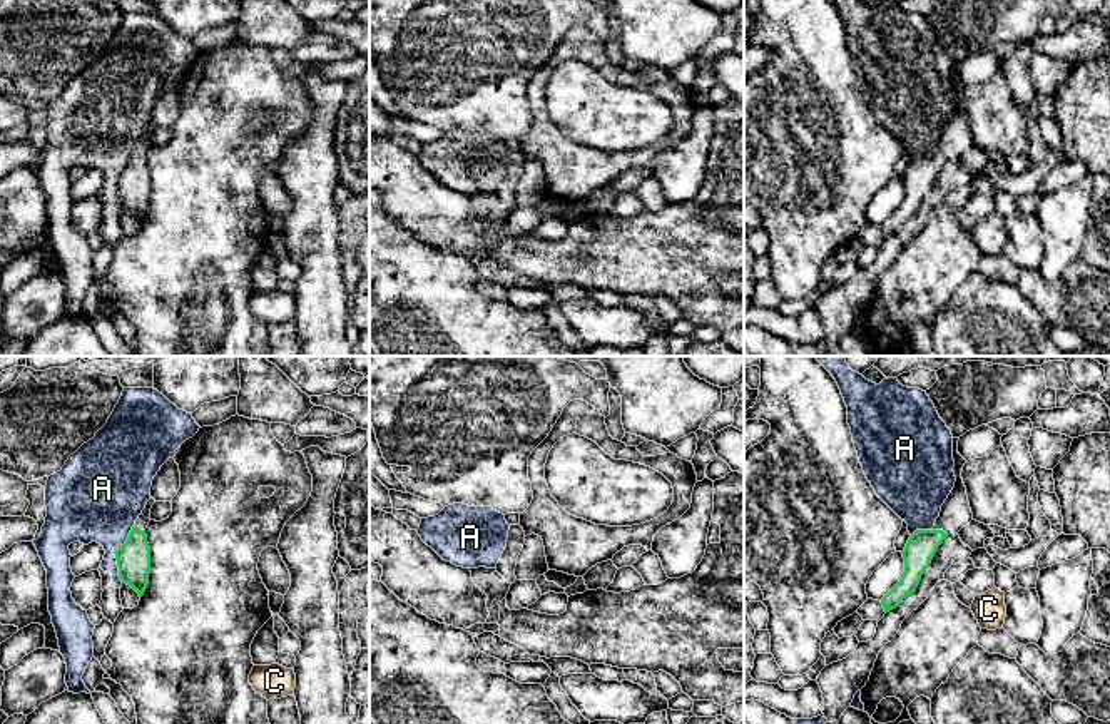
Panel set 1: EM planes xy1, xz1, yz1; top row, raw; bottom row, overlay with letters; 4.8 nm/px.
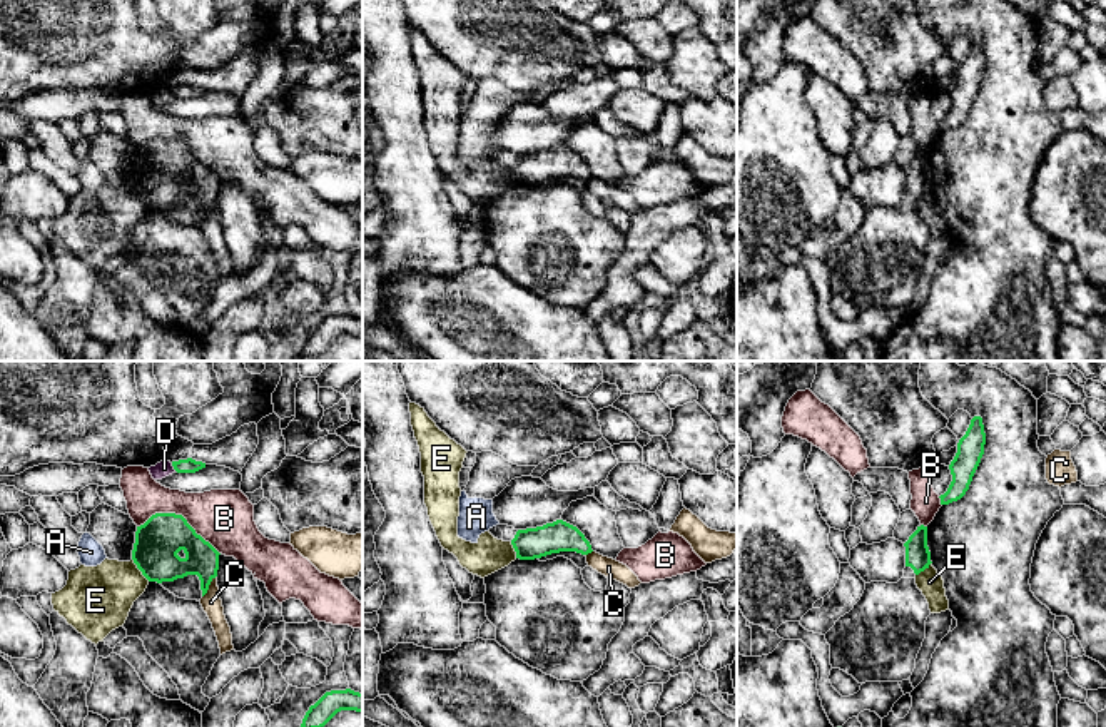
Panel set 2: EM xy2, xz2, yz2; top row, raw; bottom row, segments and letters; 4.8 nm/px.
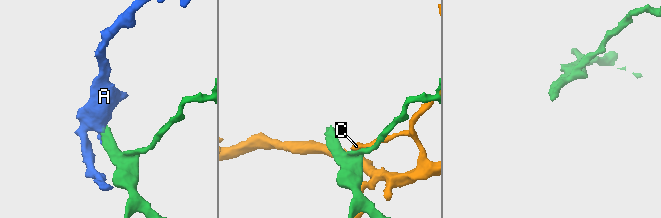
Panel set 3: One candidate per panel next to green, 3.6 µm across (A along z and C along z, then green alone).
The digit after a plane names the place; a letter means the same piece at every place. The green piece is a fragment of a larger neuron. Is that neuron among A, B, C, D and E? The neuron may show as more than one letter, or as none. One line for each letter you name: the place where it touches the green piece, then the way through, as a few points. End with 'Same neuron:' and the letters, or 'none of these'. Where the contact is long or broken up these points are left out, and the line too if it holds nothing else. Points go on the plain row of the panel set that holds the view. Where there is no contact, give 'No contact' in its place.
Same neuron: none of these

